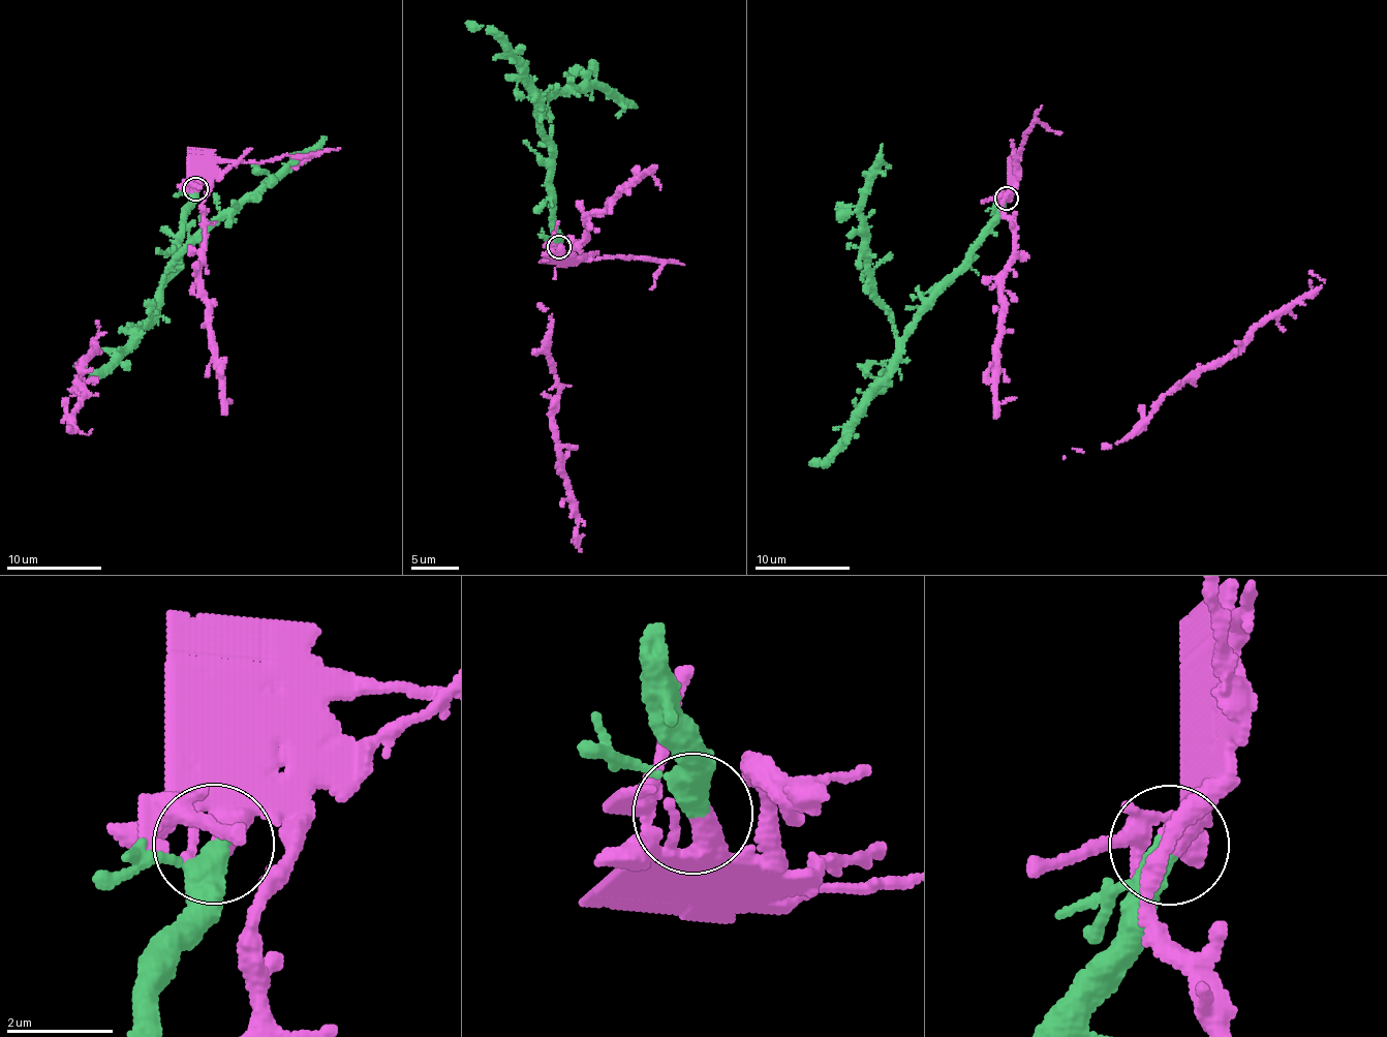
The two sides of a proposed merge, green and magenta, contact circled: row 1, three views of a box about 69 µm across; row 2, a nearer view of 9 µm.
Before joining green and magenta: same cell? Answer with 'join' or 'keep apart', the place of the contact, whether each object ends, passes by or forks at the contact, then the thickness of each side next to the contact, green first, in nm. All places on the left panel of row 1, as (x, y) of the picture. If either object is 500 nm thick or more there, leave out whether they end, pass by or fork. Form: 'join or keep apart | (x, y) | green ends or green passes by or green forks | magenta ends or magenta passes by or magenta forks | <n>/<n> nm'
keep apart | (195, 189) | green passes by | magenta ends | 320/480 nm

